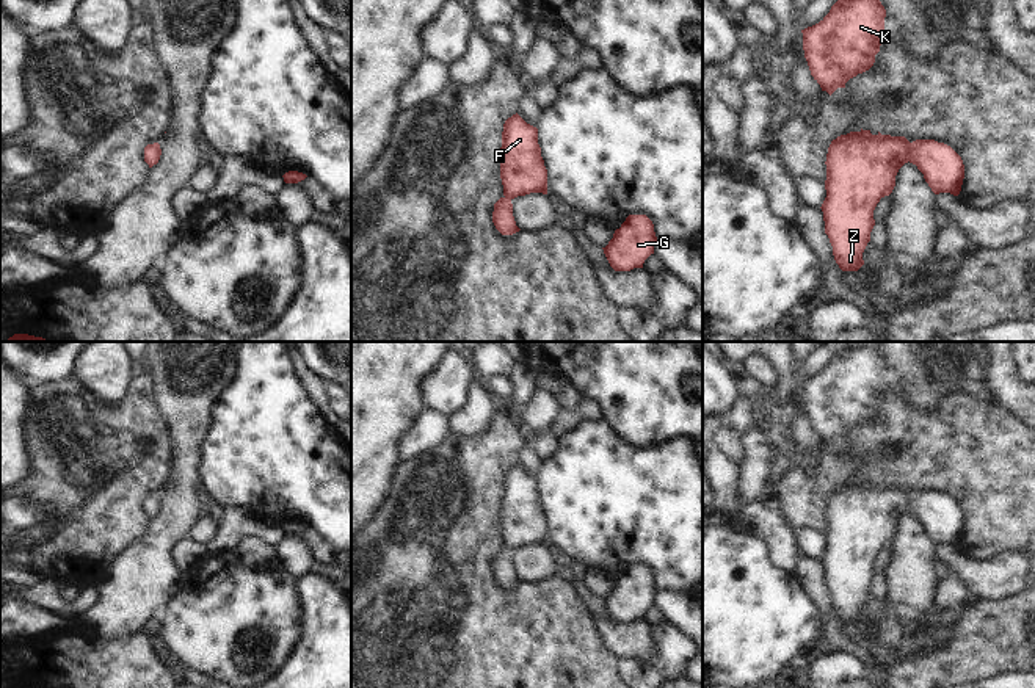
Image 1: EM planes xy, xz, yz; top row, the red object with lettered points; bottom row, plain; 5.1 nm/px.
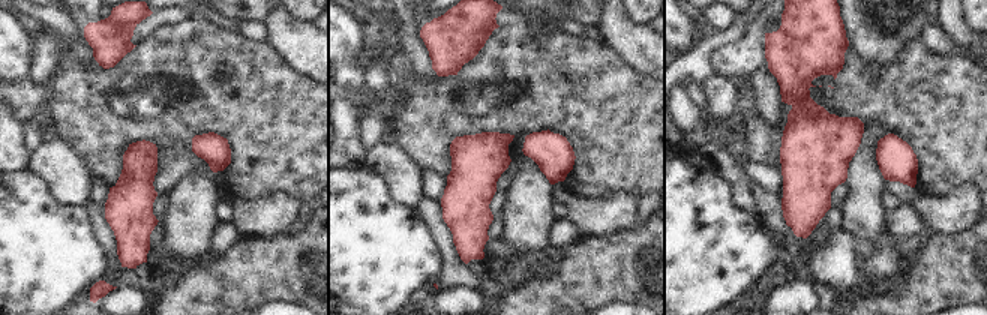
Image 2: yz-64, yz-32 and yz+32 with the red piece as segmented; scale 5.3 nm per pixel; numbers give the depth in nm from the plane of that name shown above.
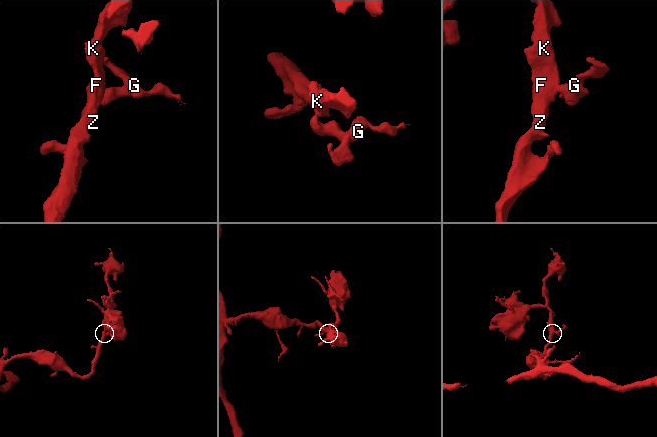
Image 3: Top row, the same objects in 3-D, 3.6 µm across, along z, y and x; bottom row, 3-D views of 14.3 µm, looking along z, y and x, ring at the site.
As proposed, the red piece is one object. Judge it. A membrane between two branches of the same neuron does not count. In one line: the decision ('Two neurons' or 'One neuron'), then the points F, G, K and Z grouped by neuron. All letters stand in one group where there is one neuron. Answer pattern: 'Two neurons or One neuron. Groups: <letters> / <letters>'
Two neurons. Groups: F K Z / G.

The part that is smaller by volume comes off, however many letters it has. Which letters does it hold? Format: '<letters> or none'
G

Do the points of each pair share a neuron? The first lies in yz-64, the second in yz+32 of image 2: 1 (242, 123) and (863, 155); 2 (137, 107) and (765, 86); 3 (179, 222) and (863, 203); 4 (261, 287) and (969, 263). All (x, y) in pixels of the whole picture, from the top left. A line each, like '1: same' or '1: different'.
1: different
2: different
3: same
4: same

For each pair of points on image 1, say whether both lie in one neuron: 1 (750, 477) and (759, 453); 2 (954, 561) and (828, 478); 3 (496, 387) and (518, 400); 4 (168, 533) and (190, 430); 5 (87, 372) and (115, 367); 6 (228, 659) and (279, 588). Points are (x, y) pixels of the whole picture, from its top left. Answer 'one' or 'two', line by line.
1: one
2: two
3: two
4: one
5: one
6: one

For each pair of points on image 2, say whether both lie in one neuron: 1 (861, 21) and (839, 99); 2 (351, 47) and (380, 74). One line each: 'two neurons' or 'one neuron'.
1: two neurons
2: two neurons

